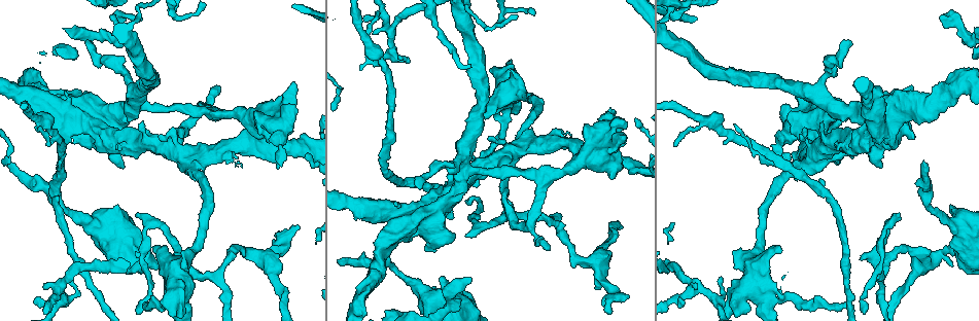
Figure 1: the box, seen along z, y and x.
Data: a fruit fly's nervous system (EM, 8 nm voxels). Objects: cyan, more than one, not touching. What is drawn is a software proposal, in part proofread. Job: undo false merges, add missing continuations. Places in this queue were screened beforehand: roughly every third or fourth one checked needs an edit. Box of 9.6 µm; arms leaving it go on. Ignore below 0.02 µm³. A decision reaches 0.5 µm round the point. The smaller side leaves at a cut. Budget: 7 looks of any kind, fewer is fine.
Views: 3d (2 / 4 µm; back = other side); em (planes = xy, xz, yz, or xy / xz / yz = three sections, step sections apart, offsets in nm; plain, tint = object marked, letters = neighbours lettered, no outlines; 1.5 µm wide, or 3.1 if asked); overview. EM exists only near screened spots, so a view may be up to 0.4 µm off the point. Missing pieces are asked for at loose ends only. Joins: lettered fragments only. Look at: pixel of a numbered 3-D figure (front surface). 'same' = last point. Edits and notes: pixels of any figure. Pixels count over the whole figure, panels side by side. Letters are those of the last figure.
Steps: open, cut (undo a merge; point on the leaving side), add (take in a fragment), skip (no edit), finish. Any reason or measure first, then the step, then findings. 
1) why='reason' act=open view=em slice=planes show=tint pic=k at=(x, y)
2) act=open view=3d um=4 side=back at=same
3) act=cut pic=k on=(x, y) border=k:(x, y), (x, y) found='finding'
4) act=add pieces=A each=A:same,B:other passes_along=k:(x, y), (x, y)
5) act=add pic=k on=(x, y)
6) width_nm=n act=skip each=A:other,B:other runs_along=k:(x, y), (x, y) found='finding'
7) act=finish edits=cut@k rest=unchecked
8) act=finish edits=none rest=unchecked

why='free end' act=open view=em slice=yz step=4 show=letters pic=1 at=(298, 225)

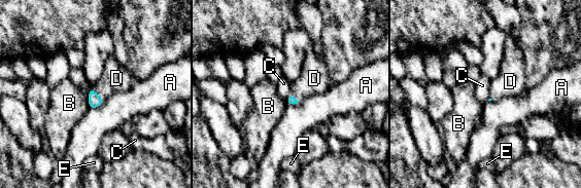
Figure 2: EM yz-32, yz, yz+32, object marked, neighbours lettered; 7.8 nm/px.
act=add pieces=D each=A:other,B:other,C:other,D:same,E:other found='it goes on there'

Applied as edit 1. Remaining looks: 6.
why='branch point' act=open view=em slice=yz step=4 show=tint pic=1 at=(388, 31)

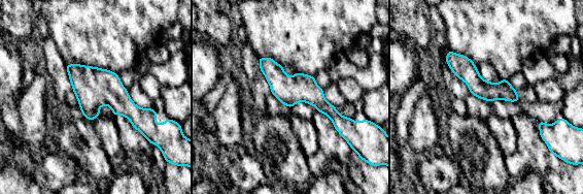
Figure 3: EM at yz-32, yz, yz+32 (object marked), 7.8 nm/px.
act=open view=em slice=planes show=tint at=same

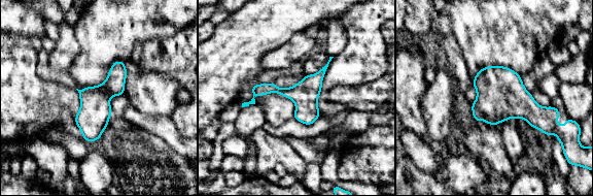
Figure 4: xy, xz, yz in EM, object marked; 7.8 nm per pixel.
act=open view=em slice=planes show=letters at=same

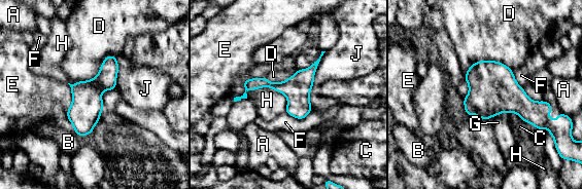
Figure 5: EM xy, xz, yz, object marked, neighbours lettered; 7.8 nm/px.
width_nm=220 act=skip each=A:other,B:other,C:other,D:other,E:other,F:other,G:other,H:other,J:other border=5:(245, 90), (278, 90), (285, 111) found='one neuron here'

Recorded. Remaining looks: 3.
why='free end' act=open view=3d um=2 pic=1 at=(442, 276)

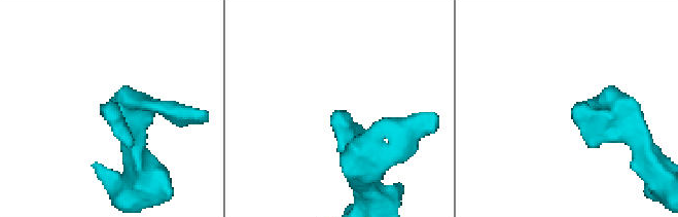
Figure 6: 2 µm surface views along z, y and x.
why='shape alone is not enough' act=open view=em slice=planes show=plain pic=6 at=(106, 108)

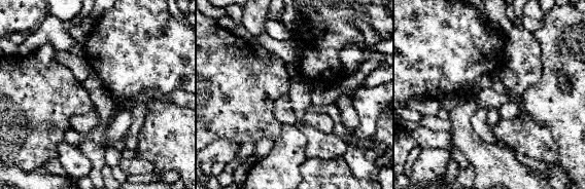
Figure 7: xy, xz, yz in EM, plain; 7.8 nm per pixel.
why='what lies round it' act=open view=em slice=planes show=letters at=same

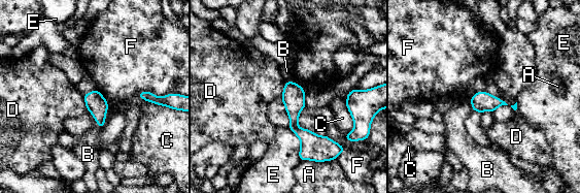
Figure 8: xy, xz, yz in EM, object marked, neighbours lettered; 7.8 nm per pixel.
act=skip each=A:other,B:other,C:other,D:other,E:other,F:other runs_along=8:(288, 84), (307, 156) found='no lettered fragment goes on from it'

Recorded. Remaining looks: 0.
act=finish edits=add@2 rest=unchecked

